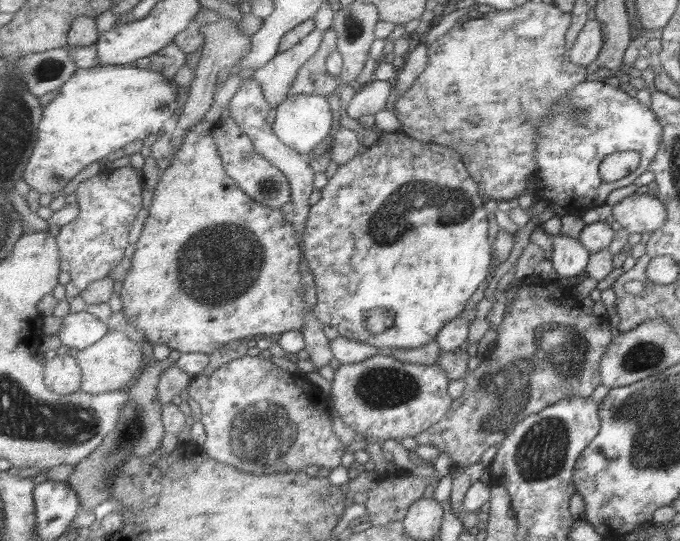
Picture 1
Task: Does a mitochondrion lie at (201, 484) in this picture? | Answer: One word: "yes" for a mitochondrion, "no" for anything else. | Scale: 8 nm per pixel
no

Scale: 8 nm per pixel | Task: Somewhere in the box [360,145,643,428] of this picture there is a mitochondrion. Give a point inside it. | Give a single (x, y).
(446, 205)

